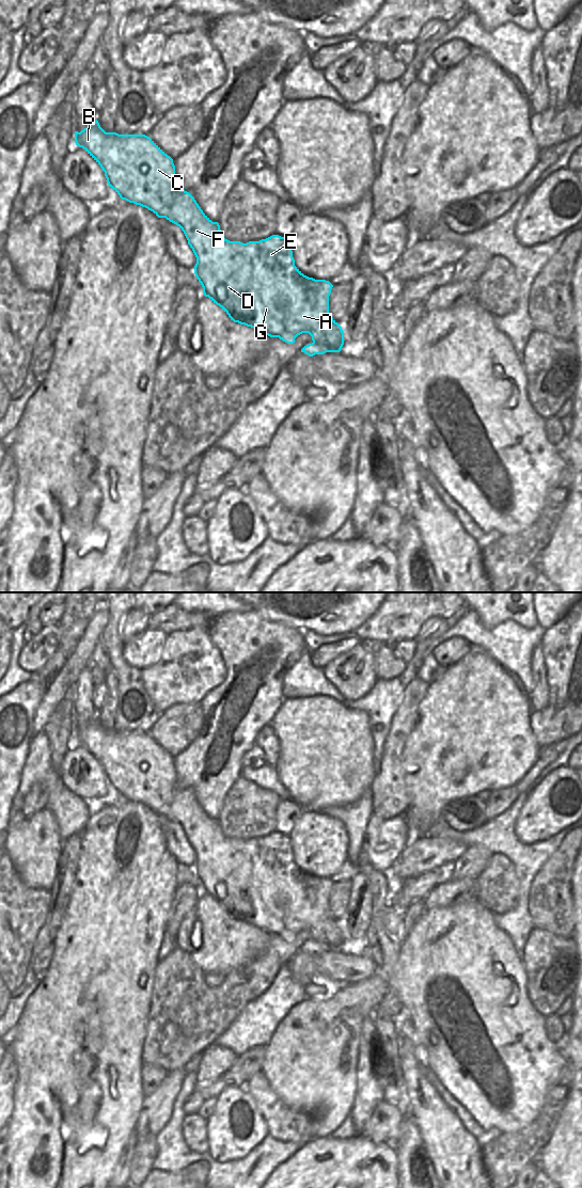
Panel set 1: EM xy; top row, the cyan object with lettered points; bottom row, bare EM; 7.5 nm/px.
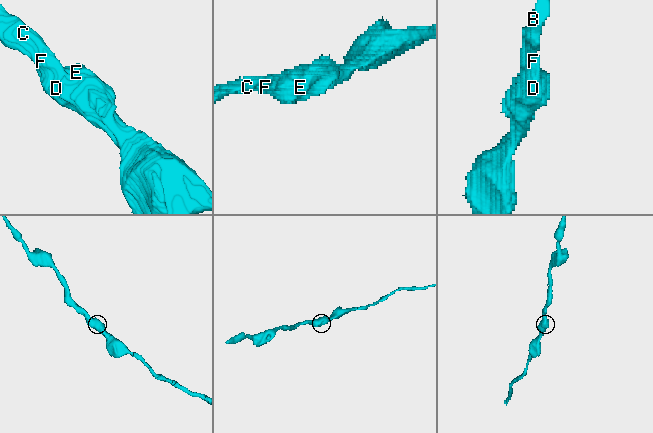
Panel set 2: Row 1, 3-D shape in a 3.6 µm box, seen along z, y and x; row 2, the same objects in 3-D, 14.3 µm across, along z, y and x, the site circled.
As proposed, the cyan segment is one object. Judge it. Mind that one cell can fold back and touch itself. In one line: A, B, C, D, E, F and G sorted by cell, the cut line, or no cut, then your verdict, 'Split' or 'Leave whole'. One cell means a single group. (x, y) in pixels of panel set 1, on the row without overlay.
Groups: A B C D E F G. No split. Leave whole

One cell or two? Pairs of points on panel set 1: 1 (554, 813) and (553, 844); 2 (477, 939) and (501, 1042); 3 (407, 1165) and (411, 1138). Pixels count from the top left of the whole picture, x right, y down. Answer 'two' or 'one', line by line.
1: two
2: one
3: one

